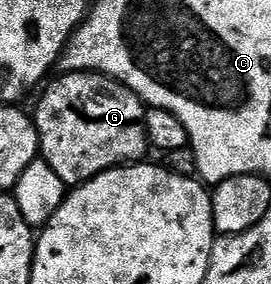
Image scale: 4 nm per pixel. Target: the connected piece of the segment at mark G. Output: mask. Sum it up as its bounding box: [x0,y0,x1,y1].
[33,72,149,188]

